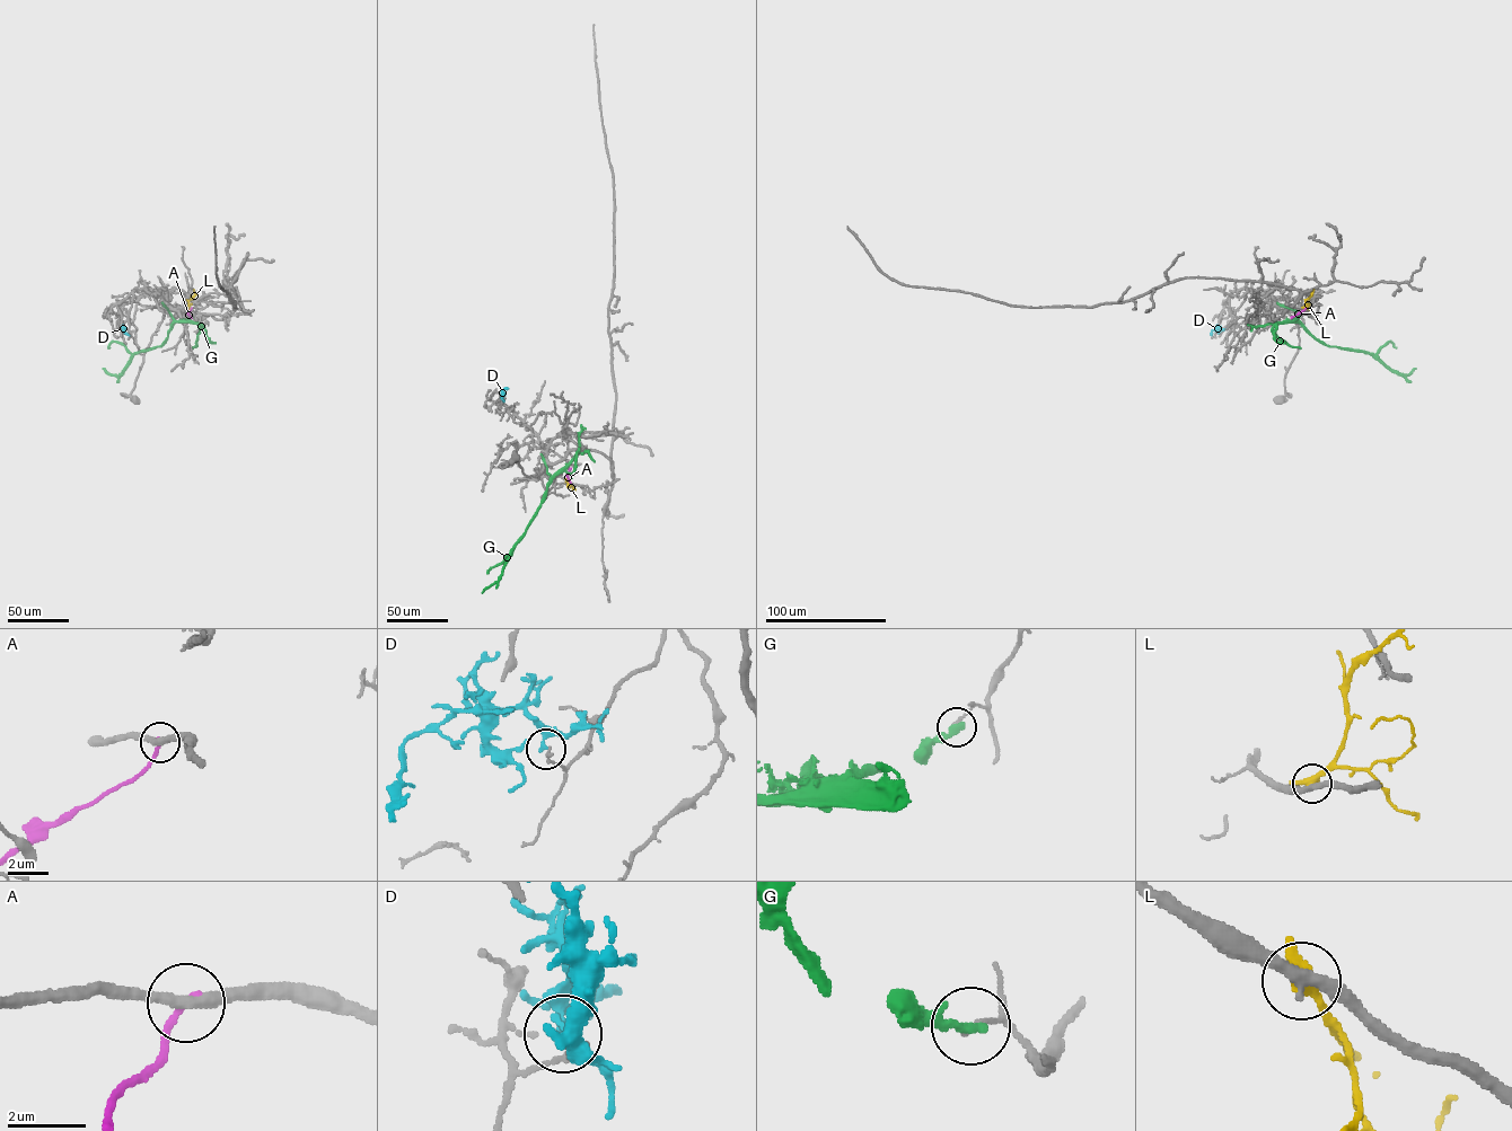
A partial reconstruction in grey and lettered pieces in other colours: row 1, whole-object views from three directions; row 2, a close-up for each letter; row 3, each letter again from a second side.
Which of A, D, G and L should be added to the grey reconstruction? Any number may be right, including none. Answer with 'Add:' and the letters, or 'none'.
Add: none

